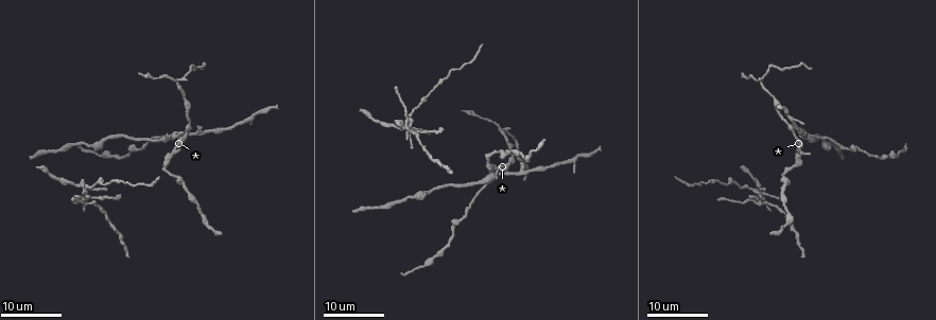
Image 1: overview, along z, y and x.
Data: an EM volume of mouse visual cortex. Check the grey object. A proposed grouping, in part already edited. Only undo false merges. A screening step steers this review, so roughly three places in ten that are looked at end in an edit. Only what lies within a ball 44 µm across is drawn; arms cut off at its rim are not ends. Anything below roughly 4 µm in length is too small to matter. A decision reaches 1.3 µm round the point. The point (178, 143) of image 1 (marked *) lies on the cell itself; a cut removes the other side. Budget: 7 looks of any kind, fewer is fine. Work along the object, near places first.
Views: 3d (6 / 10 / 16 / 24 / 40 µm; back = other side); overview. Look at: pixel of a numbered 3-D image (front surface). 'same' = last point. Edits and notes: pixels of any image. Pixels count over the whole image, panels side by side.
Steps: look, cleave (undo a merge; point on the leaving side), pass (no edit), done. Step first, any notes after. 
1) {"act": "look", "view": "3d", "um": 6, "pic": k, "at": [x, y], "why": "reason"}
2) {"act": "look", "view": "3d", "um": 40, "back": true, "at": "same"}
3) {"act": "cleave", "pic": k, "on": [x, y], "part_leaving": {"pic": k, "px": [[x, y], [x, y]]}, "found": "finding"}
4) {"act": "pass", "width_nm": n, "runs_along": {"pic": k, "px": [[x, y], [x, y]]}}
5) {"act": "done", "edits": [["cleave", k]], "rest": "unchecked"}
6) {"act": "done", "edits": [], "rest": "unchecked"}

{"act": "look", "view": "3d", "um": 16, "pic": 1, "at": [187, 116], "why": "thick turns thin"}

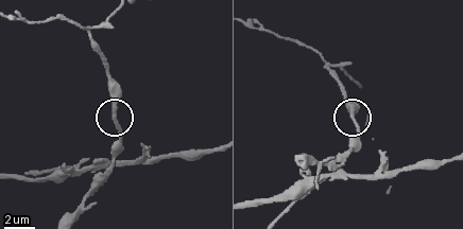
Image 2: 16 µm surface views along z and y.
{"act": "look", "view": "3d", "um": 10, "pic": 2, "at": [352, 116]}

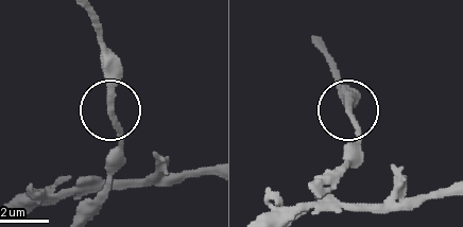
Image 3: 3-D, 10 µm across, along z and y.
{"act": "pass", "width_nm": 220, "runs_along": {"pic": 3, "px": [[80, 209], [106, 178], [121, 136], [108, 105], [108, 53]]}, "found": "one cell here"}

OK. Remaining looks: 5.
{"act": "look", "view": "3d", "um": 24, "pic": 1, "at": [178, 81], "why": "four-way junction"}

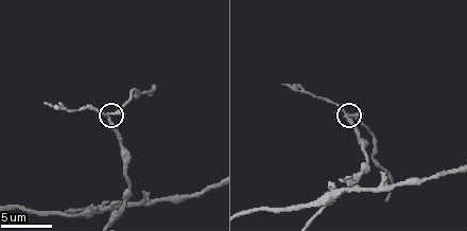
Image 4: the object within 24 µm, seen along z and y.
{"act": "look", "view": "3d", "um": 10, "pic": 4, "at": [349, 115]}

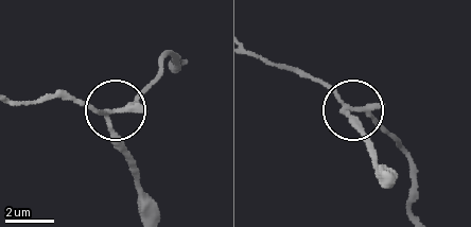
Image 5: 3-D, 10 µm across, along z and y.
{"act": "pass", "runs_along": {"pic": 5, "px": [[383, 175], [347, 106], [312, 74]]}, "found": "continuous, no second cell"}

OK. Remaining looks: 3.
{"act": "look", "view": "3d", "um": 16, "pic": 1, "at": [412, 197], "why": "sudden change in width"}

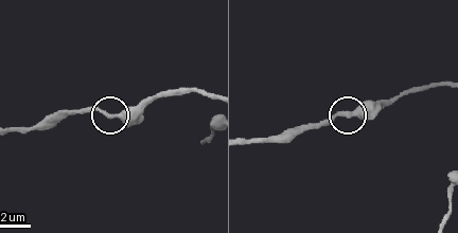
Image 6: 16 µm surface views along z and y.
{"act": "look", "view": "3d", "um": 6, "pic": 6, "at": [118, 114]}

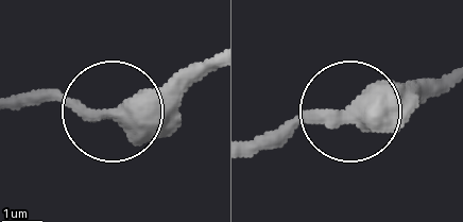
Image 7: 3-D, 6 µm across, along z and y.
{"act": "look", "view": "3d", "um": 6, "back": true, "pic": 7, "at": [348, 118]}

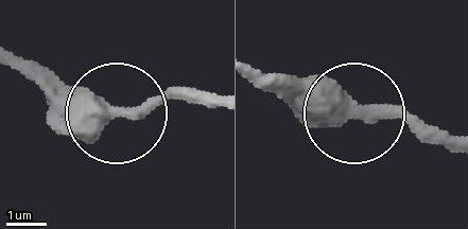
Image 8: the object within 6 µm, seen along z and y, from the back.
{"act": "pass", "runs_along": {"pic": 8, "px": [[19, 62], [131, 116], [211, 95]]}, "found": "all the same cell"}

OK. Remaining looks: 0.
{"act": "done", "edits": [], "rest": "unchecked"}

